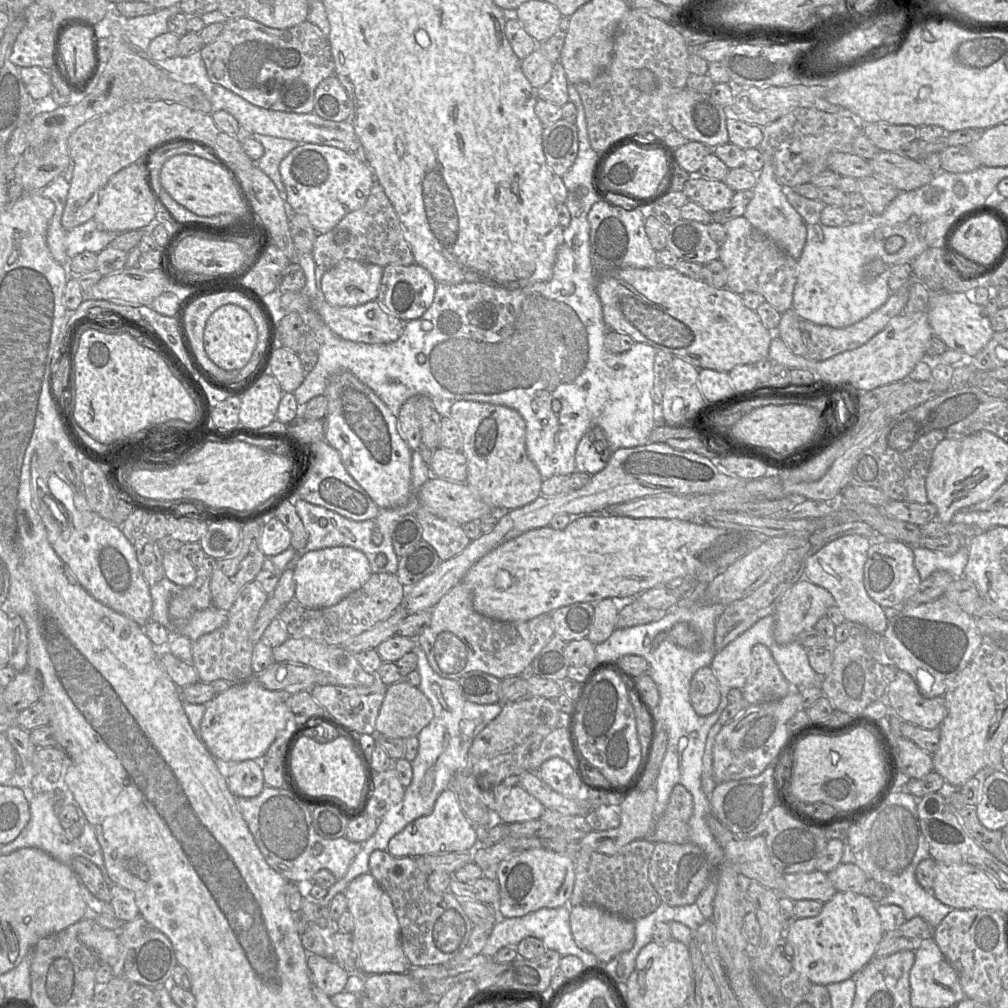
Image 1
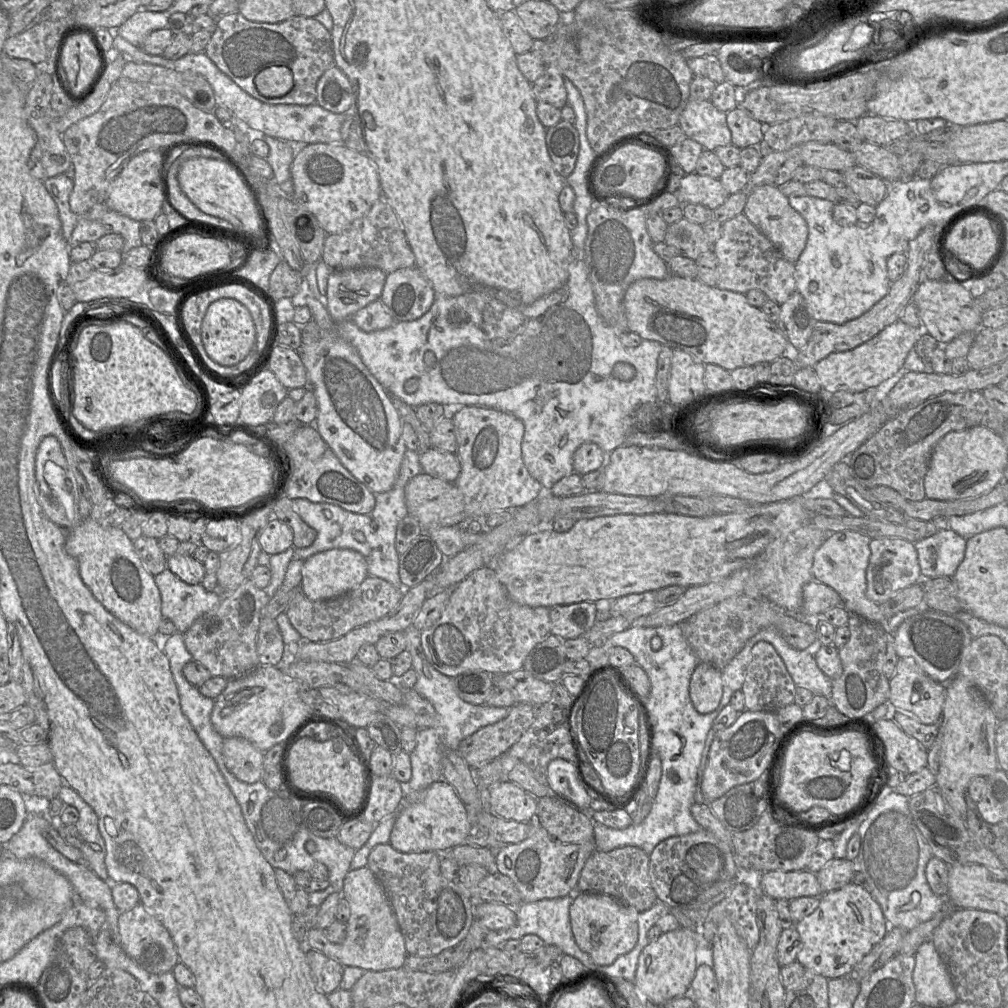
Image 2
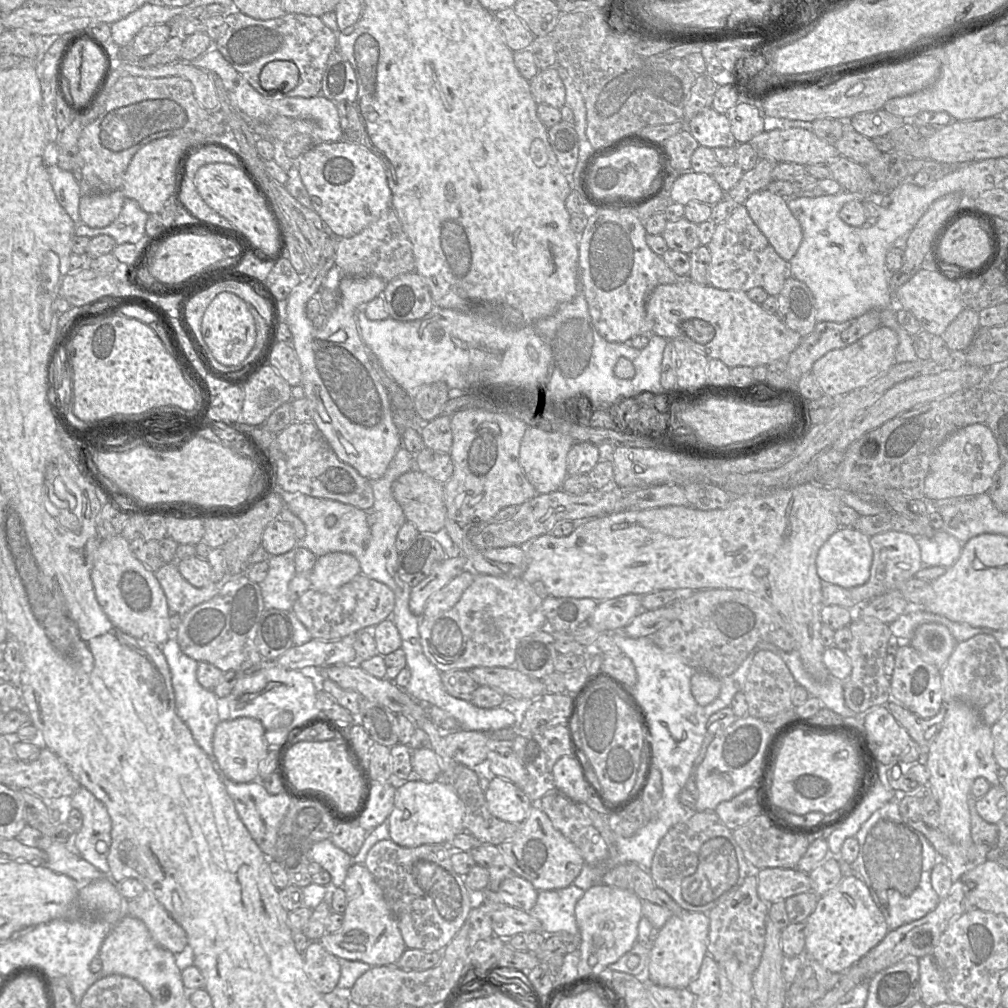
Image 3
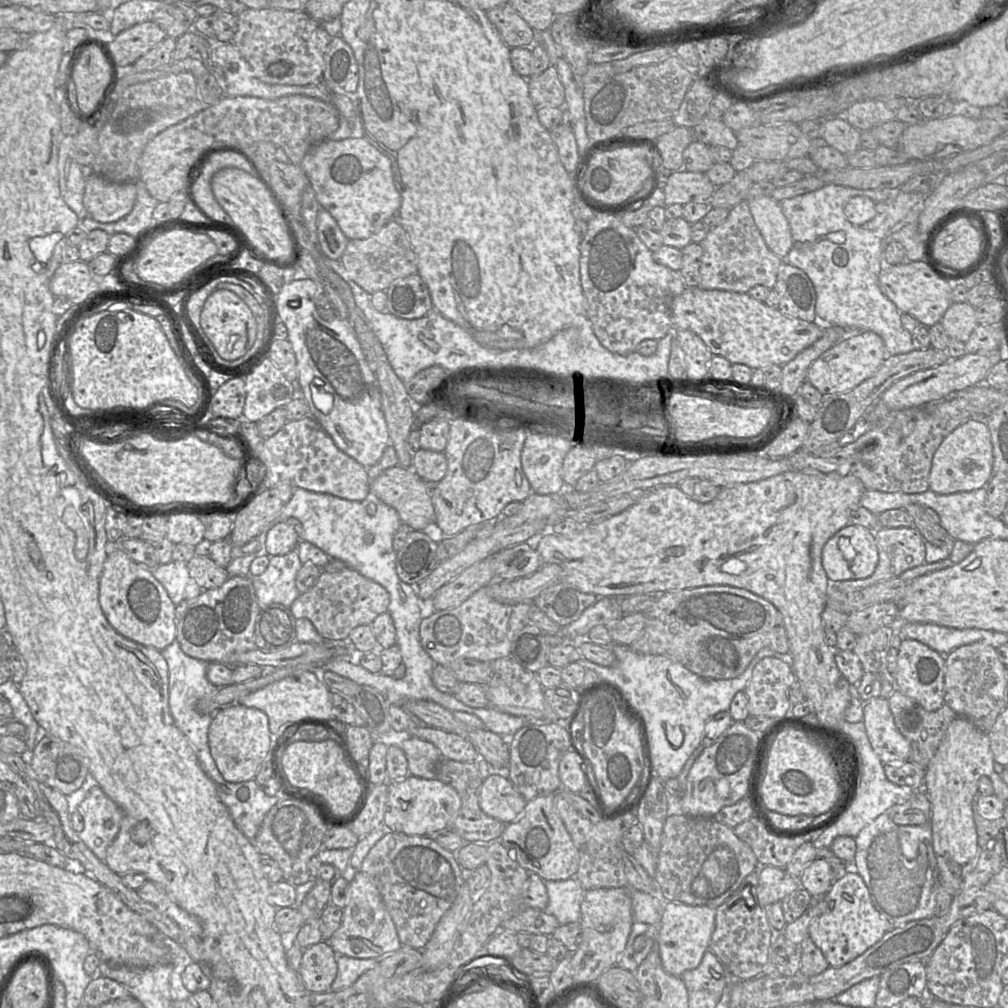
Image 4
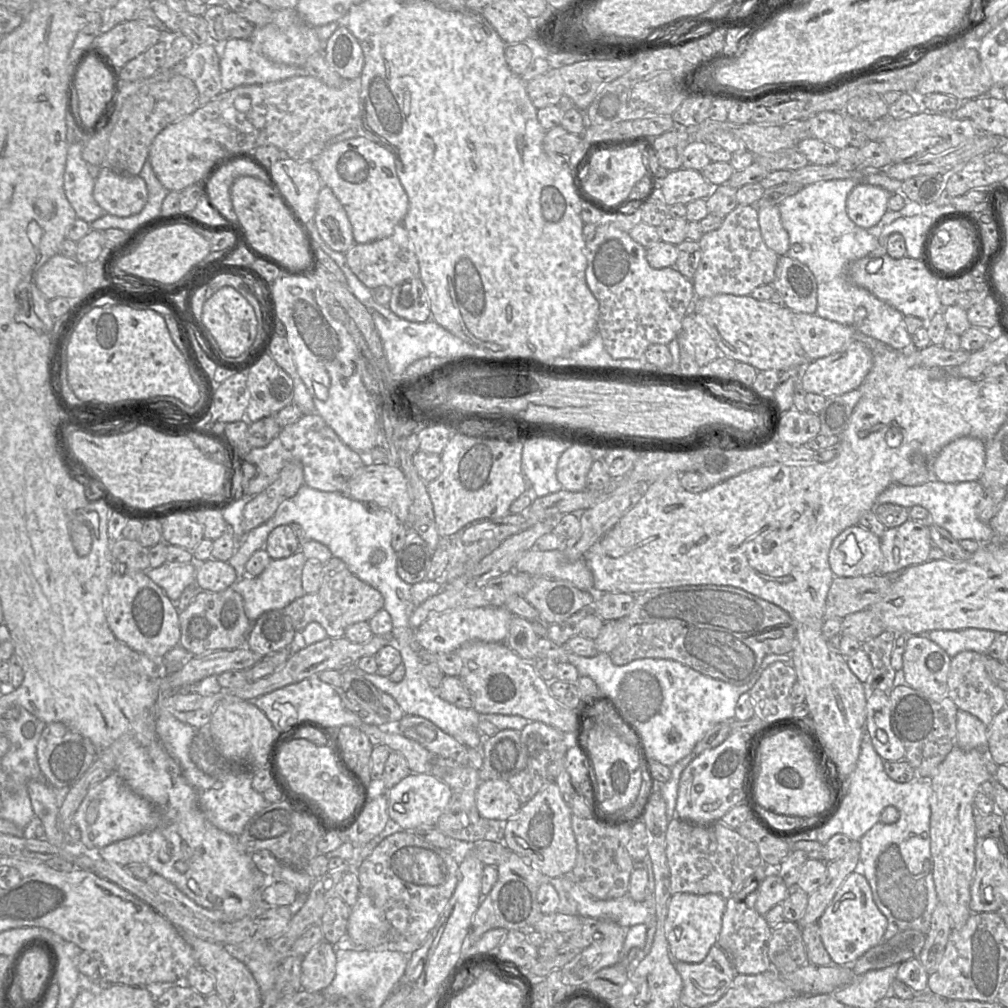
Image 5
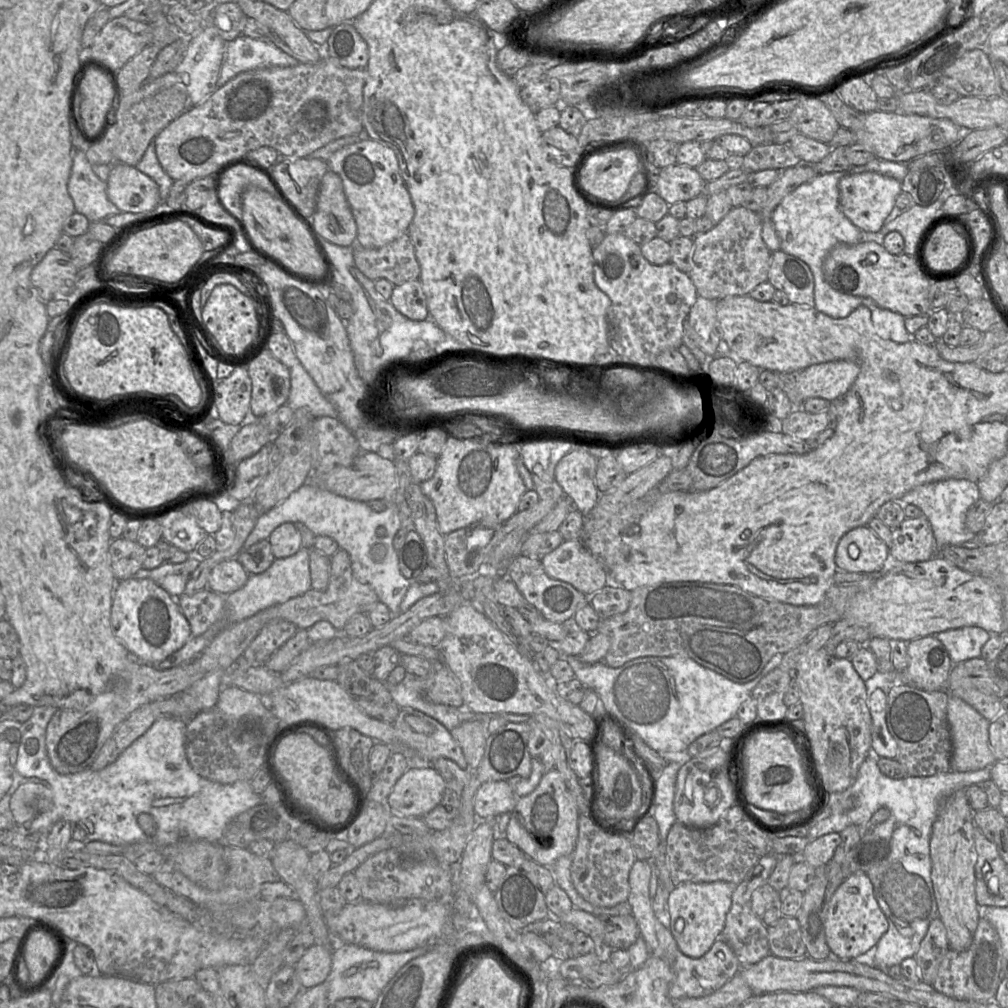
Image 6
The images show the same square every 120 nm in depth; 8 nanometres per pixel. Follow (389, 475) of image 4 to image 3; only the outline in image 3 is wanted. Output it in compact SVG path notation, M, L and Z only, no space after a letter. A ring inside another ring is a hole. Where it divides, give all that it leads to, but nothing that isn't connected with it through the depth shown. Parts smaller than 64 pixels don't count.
M413 468L399 476L392 484L392 494L402 507L406 520L411 522L419 533L436 533L445 526L446 505L444 484Z

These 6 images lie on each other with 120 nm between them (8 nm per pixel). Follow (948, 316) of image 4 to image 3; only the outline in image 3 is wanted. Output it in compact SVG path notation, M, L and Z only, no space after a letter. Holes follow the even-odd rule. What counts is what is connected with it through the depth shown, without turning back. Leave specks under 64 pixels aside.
M964 308L948 325L942 338L950 351L965 351L980 328L979 310Z

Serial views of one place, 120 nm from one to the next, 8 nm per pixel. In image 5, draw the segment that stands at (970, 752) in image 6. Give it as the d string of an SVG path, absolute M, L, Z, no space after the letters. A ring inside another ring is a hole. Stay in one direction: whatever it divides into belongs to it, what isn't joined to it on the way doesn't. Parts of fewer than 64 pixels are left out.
M958 709L956 730L956 745L960 749L986 749L988 727L974 715Z

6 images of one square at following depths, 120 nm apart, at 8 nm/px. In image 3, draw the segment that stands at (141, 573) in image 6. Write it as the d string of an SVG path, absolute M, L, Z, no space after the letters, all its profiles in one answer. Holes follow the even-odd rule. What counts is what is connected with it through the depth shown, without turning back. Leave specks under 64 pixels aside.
M176 562L164 564L154 572L167 599L170 612L182 617L191 609L211 600L218 594L216 584L204 588L196 588L187 582L178 570Z

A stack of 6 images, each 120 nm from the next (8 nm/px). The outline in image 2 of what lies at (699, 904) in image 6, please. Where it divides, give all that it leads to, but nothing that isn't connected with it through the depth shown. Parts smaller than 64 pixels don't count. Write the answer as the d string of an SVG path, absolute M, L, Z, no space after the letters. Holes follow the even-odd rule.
M679 928L663 933L651 941L641 952L634 983L653 1004L664 1005L667 1001L690 993L690 985L697 967L703 961L700 955L700 928Z

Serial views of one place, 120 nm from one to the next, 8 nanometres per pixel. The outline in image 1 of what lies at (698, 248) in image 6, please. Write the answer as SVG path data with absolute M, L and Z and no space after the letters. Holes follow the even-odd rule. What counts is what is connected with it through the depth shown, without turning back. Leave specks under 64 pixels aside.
M744 216L730 219L723 225L726 238L720 245L719 260L727 271L726 287L739 295L759 293L781 314L791 309L797 282L797 260L754 228Z

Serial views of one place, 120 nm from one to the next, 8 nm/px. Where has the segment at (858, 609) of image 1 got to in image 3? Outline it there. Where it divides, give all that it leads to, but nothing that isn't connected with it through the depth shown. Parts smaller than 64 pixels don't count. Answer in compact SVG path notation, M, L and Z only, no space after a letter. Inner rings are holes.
M840 527L820 547L816 557L817 574L823 583L842 588L853 588L865 584L870 577L873 550L870 537L852 527Z

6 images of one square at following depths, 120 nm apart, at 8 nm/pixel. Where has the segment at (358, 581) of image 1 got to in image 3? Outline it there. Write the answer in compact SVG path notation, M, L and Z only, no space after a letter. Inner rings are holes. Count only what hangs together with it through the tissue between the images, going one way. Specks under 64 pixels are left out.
M331 552L317 558L309 573L312 589L333 592L361 573L358 560L351 554Z

